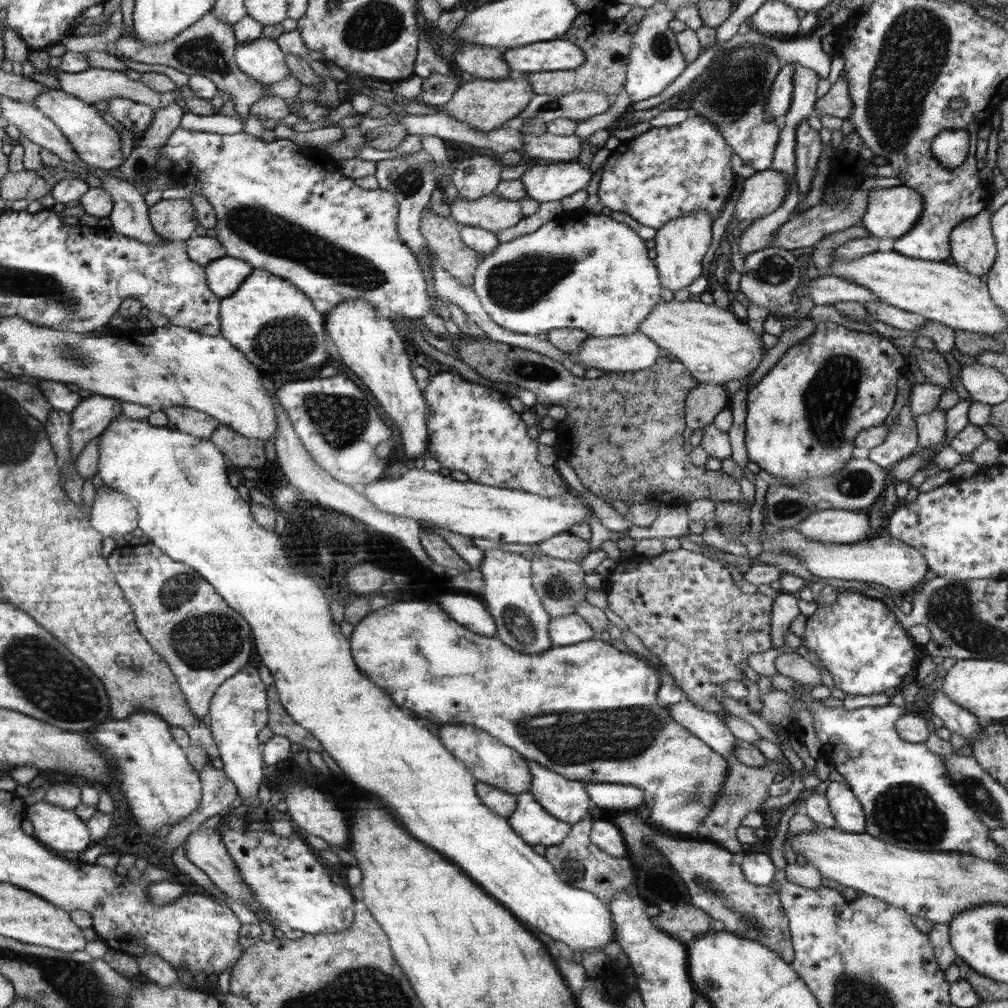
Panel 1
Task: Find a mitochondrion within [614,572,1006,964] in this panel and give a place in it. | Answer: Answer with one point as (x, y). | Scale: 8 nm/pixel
(906, 812)

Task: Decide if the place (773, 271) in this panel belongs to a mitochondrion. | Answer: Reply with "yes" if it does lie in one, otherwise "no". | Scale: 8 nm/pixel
yes

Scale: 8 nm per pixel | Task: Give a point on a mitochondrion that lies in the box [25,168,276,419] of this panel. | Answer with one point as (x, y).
(70, 352)

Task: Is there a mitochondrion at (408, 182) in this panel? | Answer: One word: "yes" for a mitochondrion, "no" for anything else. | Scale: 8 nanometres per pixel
yes

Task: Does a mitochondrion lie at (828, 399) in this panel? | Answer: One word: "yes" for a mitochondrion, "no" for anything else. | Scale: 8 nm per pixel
yes

